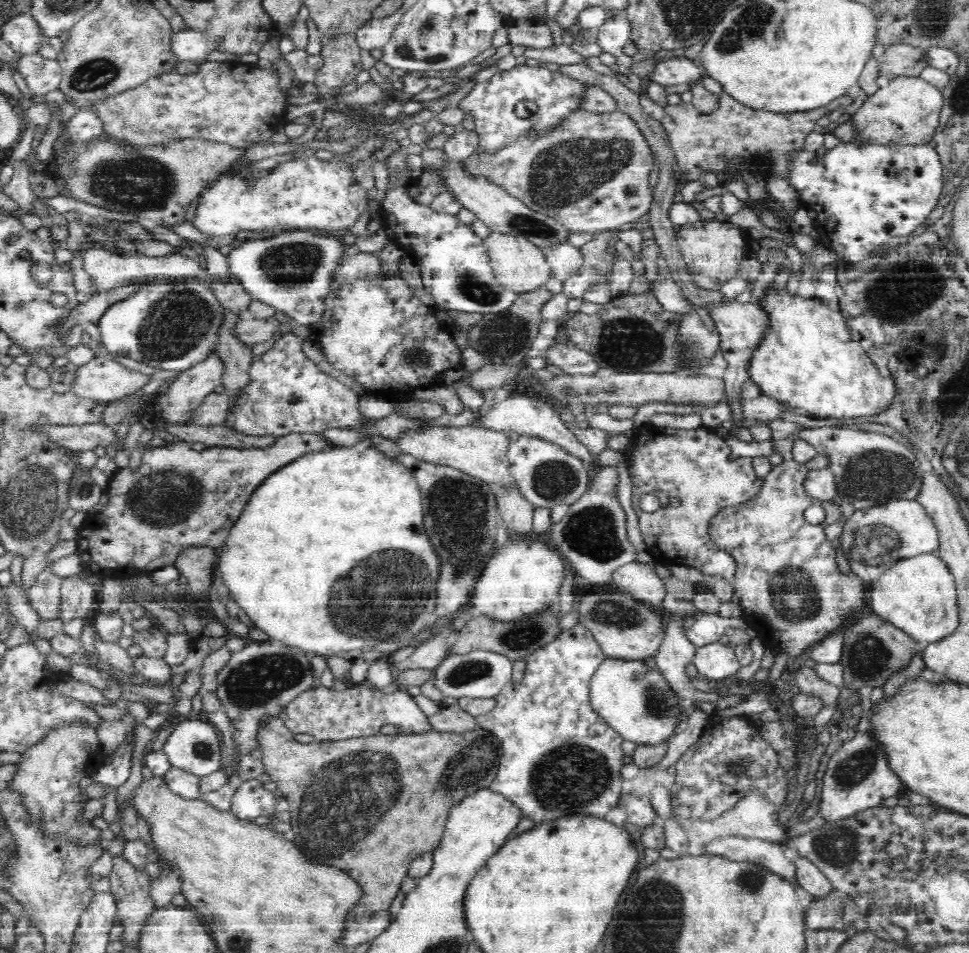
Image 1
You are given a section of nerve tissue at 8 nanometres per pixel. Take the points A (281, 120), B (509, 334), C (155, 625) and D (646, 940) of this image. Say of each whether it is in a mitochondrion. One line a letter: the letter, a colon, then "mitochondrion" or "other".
A: other
B: mitochondrion
C: other
D: mitochondrion

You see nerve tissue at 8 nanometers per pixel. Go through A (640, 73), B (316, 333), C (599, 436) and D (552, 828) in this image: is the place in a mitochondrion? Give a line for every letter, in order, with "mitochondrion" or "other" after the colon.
A: other
B: other
C: other
D: mitochondrion

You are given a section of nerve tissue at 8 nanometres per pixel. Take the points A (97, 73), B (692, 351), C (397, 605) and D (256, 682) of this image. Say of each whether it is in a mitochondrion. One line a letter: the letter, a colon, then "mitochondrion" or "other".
A: mitochondrion
B: mitochondrion
C: mitochondrion
D: mitochondrion

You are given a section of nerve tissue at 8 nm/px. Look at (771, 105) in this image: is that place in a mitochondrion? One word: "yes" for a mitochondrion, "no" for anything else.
no

